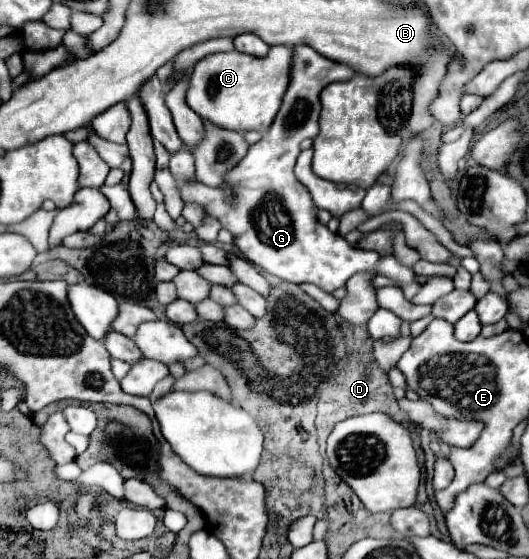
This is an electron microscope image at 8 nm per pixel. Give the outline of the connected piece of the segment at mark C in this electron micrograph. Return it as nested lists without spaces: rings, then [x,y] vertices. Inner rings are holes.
[[[273,45],[265,57],[239,51],[213,53],[195,63],[189,75],[187,105],[203,119],[233,131],[267,131],[289,87],[293,47]]]

